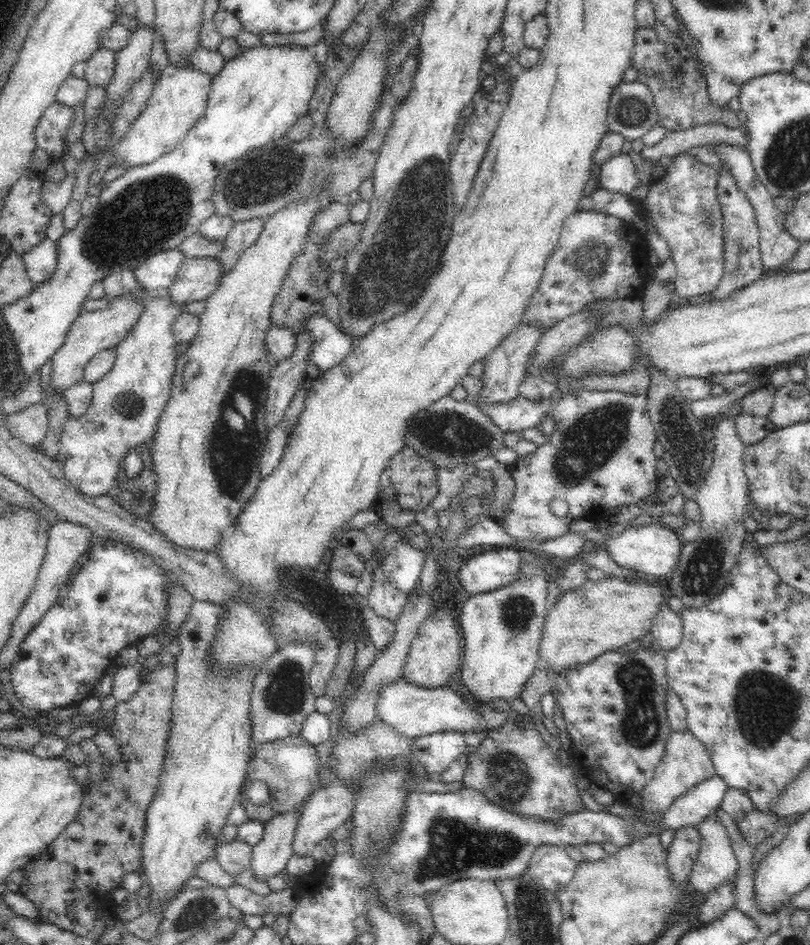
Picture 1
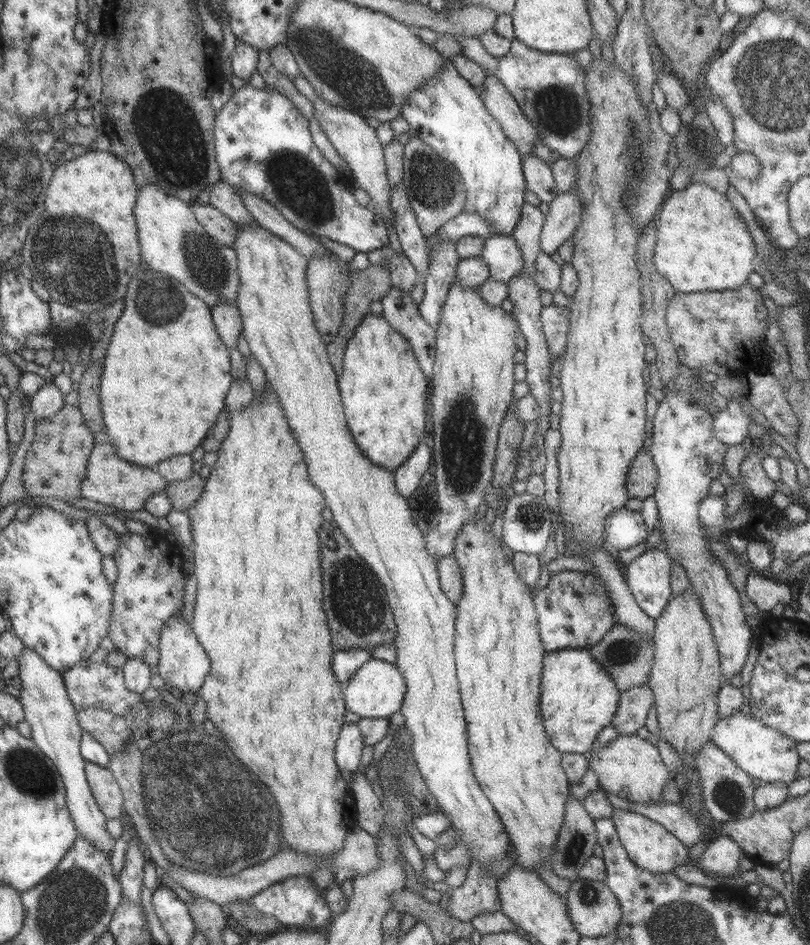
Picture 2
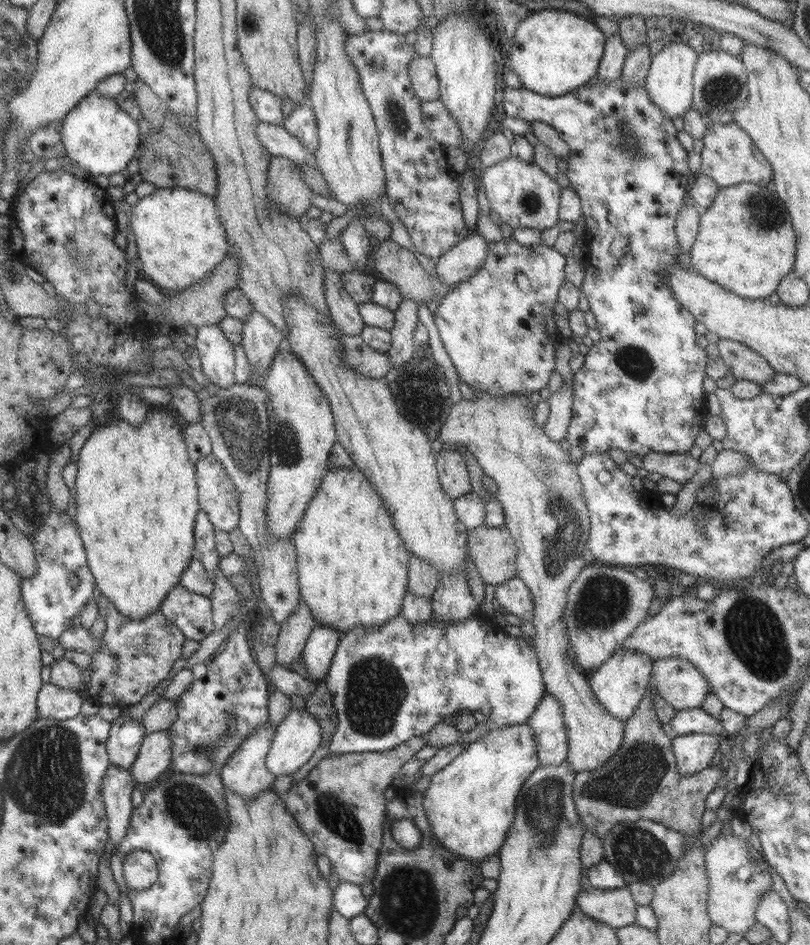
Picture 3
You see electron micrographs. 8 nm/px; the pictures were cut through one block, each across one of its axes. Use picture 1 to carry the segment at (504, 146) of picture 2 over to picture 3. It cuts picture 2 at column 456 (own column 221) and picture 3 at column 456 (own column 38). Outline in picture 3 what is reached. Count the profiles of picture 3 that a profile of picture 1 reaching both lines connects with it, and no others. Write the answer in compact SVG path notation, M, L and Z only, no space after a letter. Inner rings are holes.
M511 237L502 238L499 241L491 241L486 244L487 252L485 258L481 262L481 266L469 278L464 278L454 285L444 294L443 298L439 300L437 311L432 316L435 326L439 332L442 346L446 354L450 358L455 367L456 374L466 382L473 392L485 391L492 395L502 397L503 395L519 393L527 395L531 392L539 391L545 388L545 384L549 380L551 370L555 368L555 361L553 355L557 348L558 342L562 339L561 335L553 323L553 307L557 304L558 290L565 281L564 268L566 264L566 256L556 251L553 247L548 247L542 243L535 243L534 245L522 245L515 242Z

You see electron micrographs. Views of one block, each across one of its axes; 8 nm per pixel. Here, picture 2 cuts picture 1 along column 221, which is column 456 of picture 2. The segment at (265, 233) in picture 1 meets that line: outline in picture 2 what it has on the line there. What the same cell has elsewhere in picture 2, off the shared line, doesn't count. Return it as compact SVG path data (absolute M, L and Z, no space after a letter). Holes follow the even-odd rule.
M454 279L447 298L441 306L439 326L435 333L435 358L431 375L431 430L433 436L433 456L431 474L435 478L434 487L438 498L438 523L424 532L423 541L427 554L435 560L451 555L453 543L458 533L475 517L479 505L484 503L485 494L489 490L492 480L495 454L497 452L498 428L507 412L509 402L513 400L516 381L513 379L513 354L517 351L515 335L517 322L511 314L506 313L500 306L489 306L477 288L461 286L459 280Z

